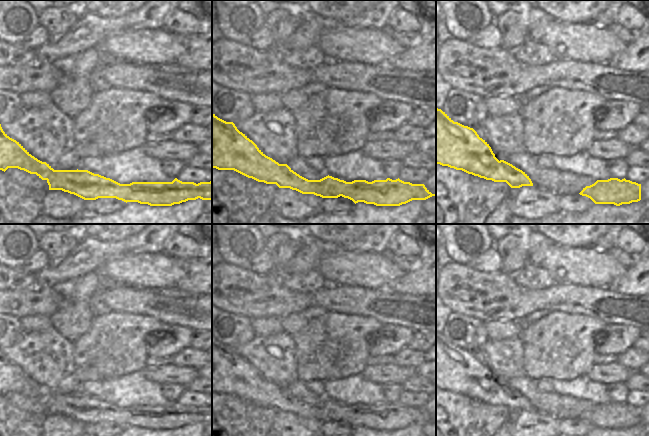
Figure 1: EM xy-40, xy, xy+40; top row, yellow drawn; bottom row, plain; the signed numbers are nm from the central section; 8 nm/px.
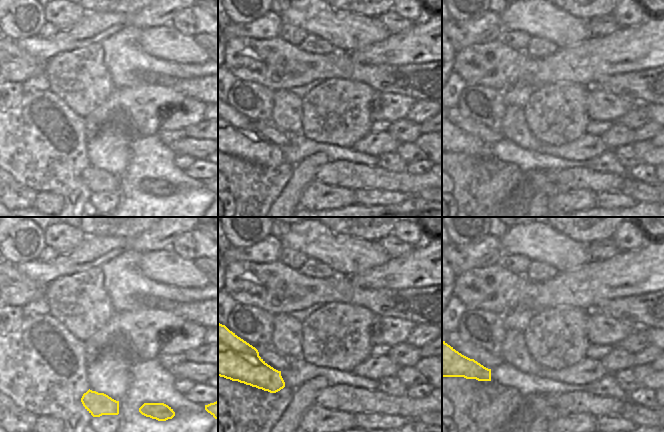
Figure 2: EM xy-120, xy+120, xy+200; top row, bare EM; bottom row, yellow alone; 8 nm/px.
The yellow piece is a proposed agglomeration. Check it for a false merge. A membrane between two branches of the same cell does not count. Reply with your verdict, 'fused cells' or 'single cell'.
single cell

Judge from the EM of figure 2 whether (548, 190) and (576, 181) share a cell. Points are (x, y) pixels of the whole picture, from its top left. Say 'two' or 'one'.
two

